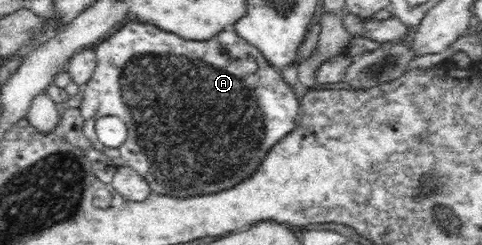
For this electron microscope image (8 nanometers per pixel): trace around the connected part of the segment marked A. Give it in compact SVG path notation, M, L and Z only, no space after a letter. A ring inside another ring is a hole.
M131 21L124 25L118 31L114 32L108 39L101 40L95 47L96 67L92 77L81 86L83 93L81 104L78 106L84 118L83 131L88 141L94 149L108 156L116 166L127 166L134 169L146 182L149 183L152 193L166 195L172 198L193 198L220 191L231 189L247 178L251 178L274 145L277 145L286 135L289 135L295 129L296 121L300 115L300 94L299 89L292 89L282 78L281 70L274 67L261 53L257 47L250 45L245 39L242 39L234 29L220 31L216 37L206 41L192 41L181 38L179 35L172 35L166 31L160 31L152 25L144 25L140 21ZM224 46L230 51L230 55L224 55L220 52ZM253 57L258 68L255 74L248 74L240 70L241 62L247 58ZM114 115L122 118L128 129L128 138L126 142L118 148L104 146L96 136L95 123L102 116Z

